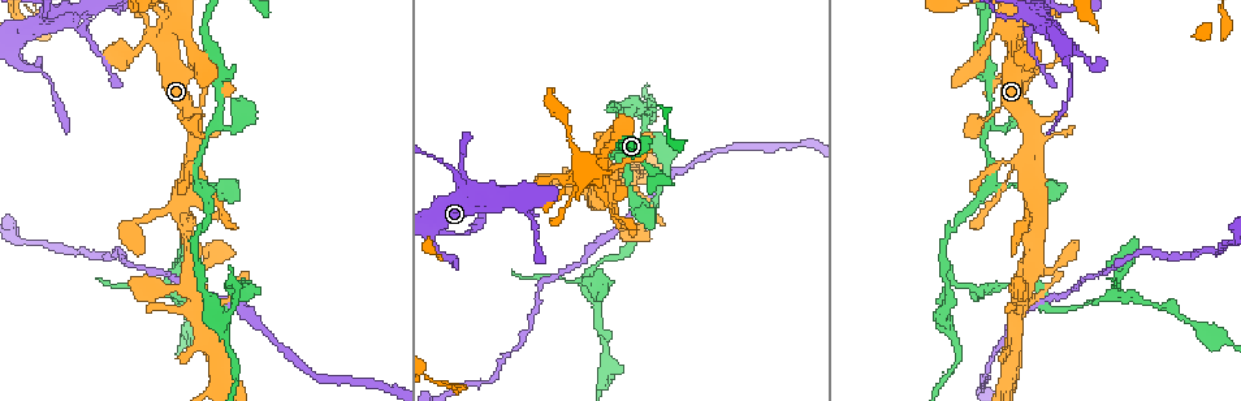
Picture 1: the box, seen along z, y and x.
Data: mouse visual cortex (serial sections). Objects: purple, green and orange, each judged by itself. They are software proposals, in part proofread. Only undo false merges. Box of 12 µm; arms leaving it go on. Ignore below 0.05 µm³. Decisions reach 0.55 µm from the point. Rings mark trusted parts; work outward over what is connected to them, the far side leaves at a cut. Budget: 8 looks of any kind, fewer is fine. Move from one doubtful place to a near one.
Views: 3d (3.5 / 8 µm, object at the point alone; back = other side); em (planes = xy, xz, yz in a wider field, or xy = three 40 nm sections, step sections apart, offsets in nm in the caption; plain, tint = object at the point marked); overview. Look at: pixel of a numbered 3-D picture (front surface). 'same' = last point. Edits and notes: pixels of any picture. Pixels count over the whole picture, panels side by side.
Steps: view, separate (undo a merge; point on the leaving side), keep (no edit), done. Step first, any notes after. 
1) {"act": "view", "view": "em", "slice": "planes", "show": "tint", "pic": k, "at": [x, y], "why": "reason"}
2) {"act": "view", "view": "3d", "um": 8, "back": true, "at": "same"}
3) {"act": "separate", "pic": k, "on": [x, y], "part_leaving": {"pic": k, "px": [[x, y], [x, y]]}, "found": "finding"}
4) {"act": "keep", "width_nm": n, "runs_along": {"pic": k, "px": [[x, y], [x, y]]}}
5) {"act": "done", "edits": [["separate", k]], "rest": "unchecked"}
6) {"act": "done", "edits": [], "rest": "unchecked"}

{"act": "view", "view": "3d", "um": 3.5, "pic": 1, "at": [992, 180], "why": "three-way junction"}

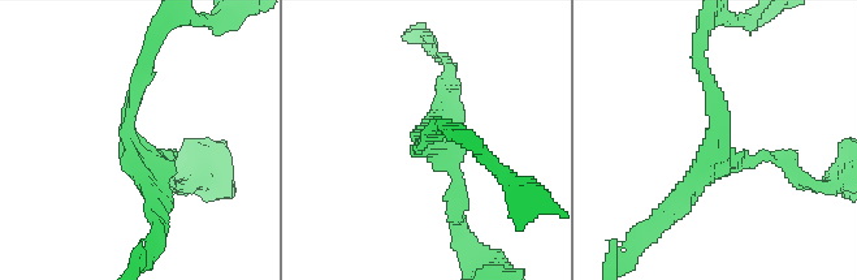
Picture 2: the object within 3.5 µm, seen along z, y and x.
{"act": "view", "view": "em", "slice": "xy", "step": 3, "show": "tint", "pic": 2, "at": [725, 143], "why": "now the EM"}

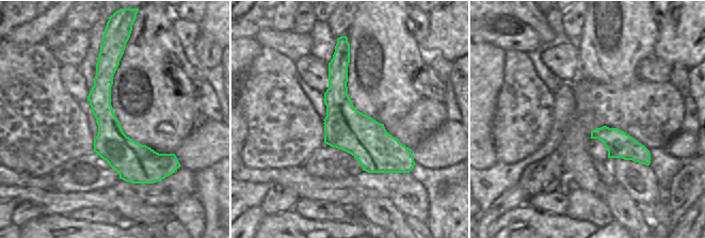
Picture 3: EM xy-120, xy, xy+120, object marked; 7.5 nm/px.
{"act": "keep", "found": "continuous, no second cell"}

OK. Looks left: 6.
{"act": "view", "view": "3d", "um": 3.5, "pic": 1, "at": [224, 315], "why": "a fork"}

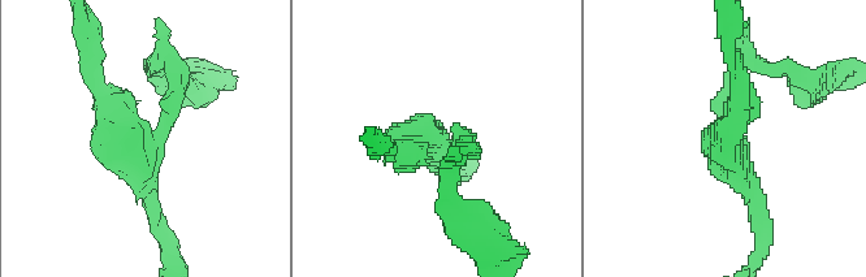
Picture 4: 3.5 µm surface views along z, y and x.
{"act": "view", "view": "em", "slice": "xy", "step": 2, "show": "tint", "pic": 4, "at": [429, 140], "arms": 3, "arm_widths_nm": [200, 200, 250]}

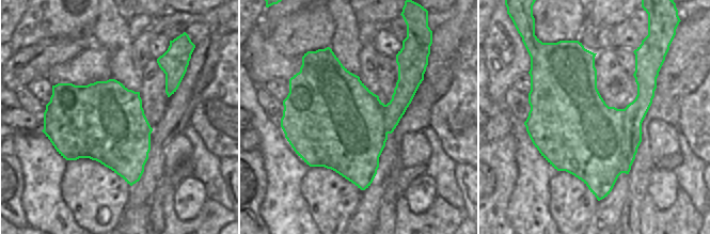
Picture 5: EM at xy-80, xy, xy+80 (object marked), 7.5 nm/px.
{"act": "separate", "pic": 4, "on": [176, 89], "part_leaving": {"pic": 4, "px": [[157, 133], [178, 86], [157, 69]]}, "found": "a second cell is stuck on"}

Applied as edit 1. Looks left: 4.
{"act": "view", "view": "overview"}

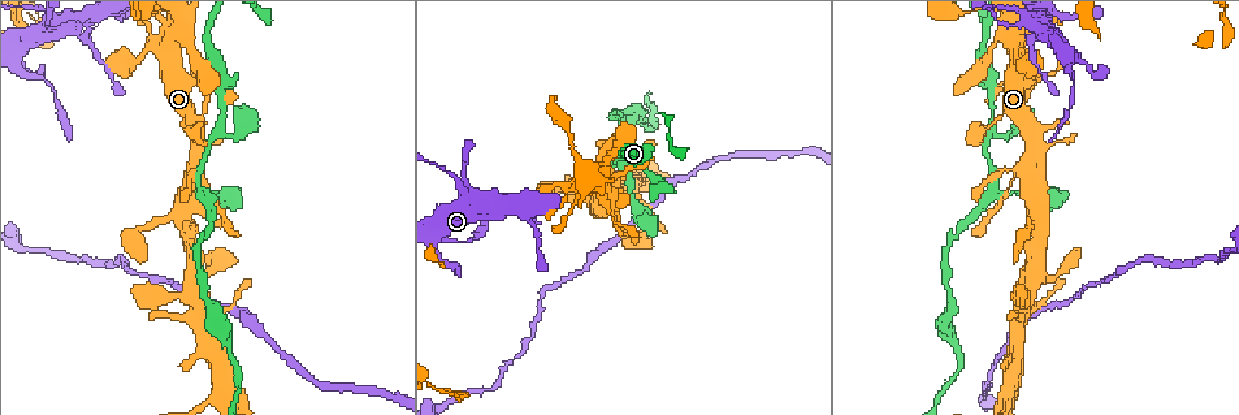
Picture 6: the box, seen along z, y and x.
{"act": "view", "view": "3d", "um": 3.5, "pic": 6, "at": [1008, 32]}

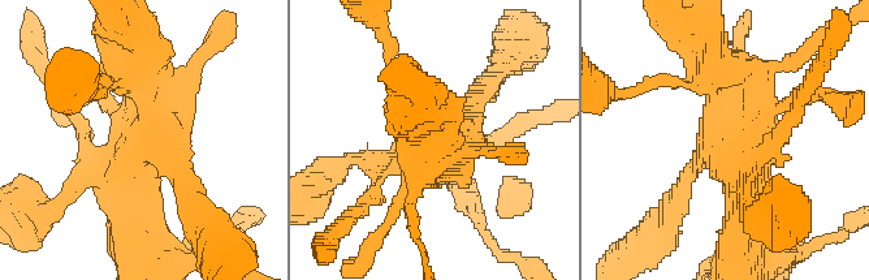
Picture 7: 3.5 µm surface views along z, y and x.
{"act": "view", "view": "em", "slice": "xy", "step": 2, "show": "tint", "pic": 7, "at": [723, 135], "why": "now the EM"}

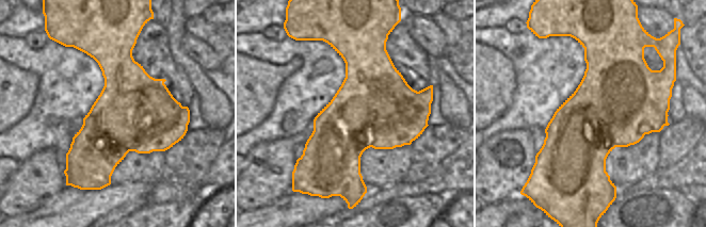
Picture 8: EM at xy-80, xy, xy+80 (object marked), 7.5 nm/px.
{"act": "keep", "runs_along": {"pic": 7, "px": [[744, 220], [740, 89], [713, 72]]}, "found": "one cell here"}

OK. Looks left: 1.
{"act": "done", "edits": [["separate", 4]], "rest": "unchecked"}

